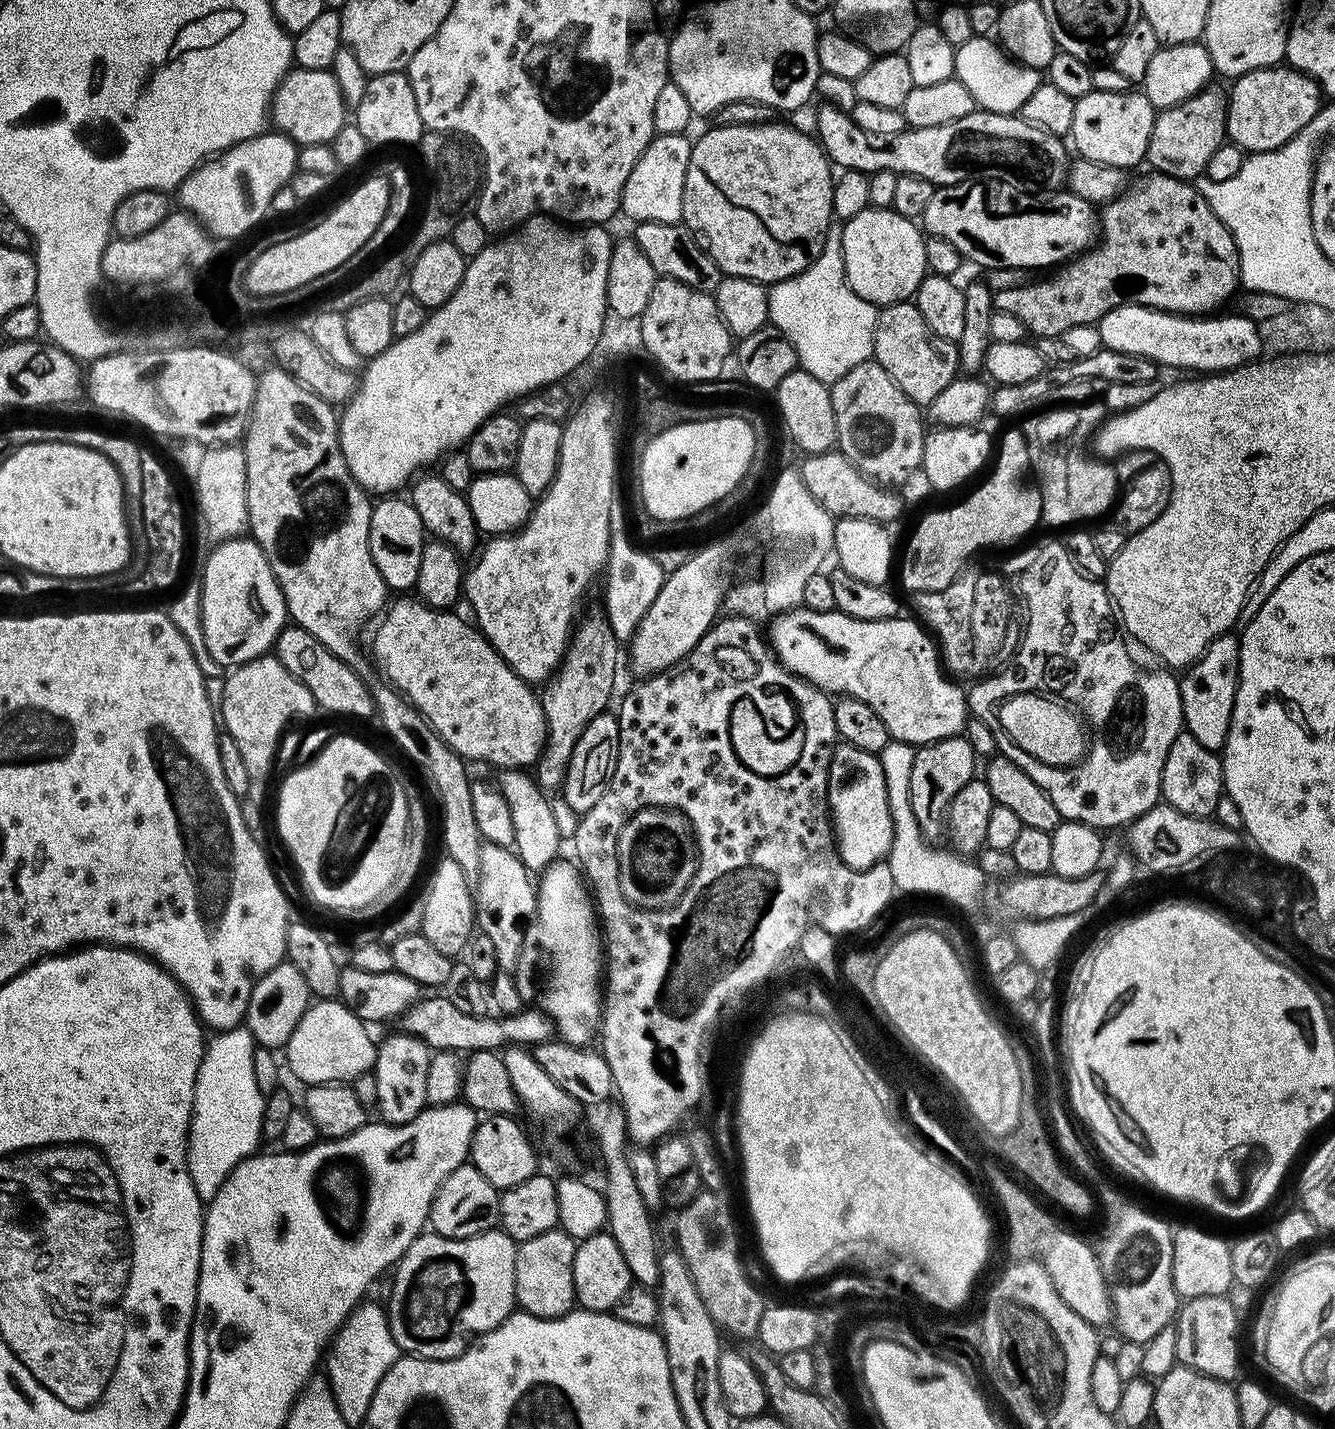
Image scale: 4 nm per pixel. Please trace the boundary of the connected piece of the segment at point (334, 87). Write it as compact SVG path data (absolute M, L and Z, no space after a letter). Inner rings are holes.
M299 66L293 67L282 78L282 82L276 88L276 93L272 96L271 123L298 146L331 145L338 130L342 130L349 116L350 109L344 103L342 90L338 90L338 80L327 68L306 70Z

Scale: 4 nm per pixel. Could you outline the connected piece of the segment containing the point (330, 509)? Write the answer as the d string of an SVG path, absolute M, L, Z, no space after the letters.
M279 366L269 367L259 373L255 379L256 389L253 392L252 410L248 415L246 435L242 440L246 458L246 502L250 536L266 554L266 562L270 562L270 569L274 570L274 578L277 579L278 586L284 595L291 623L312 634L330 654L336 655L342 662L348 664L357 675L367 677L369 661L366 656L364 661L364 656L360 653L360 627L376 611L379 613L389 603L388 596L390 597L390 589L386 586L382 574L378 574L378 566L374 566L374 558L370 558L370 514L373 501L369 493L365 492L362 485L354 478L354 474L350 474L350 466L346 466L346 458L340 449L337 409L327 404L322 398L318 398L318 394L314 394L306 385L299 384L289 372L285 372Z

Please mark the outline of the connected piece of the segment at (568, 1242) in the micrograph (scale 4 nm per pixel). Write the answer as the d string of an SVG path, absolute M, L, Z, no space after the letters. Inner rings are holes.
M559 1227L550 1229L538 1238L522 1240L516 1246L514 1278L516 1279L516 1304L531 1316L553 1320L573 1311L576 1304L574 1286L574 1254L577 1241Z

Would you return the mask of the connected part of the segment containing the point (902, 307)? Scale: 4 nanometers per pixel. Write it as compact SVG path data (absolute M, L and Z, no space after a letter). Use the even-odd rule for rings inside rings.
M912 302L885 304L877 311L872 354L896 385L921 406L932 404L958 376L957 345L933 336Z

